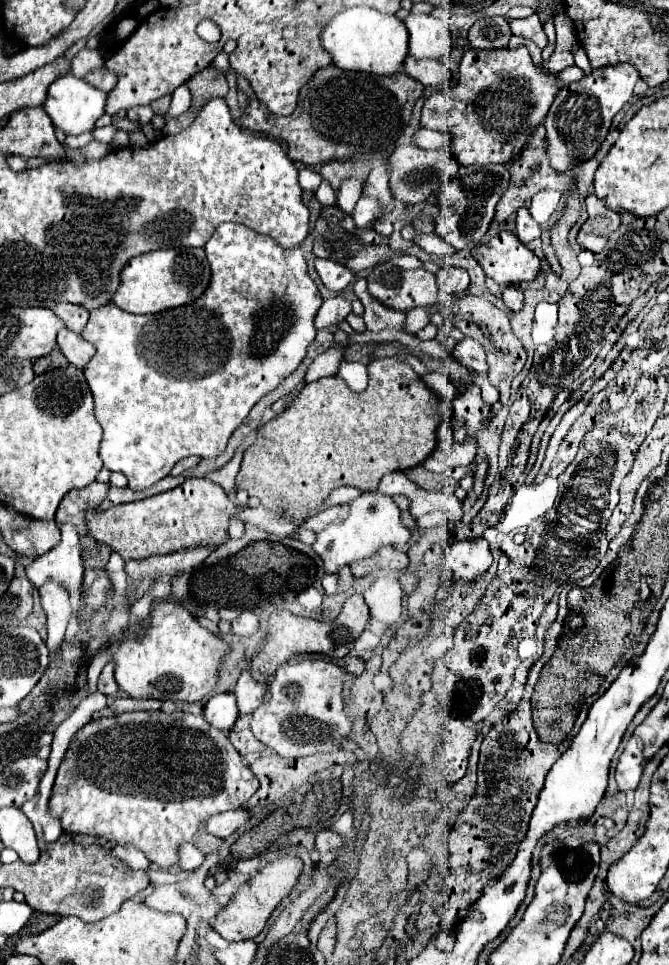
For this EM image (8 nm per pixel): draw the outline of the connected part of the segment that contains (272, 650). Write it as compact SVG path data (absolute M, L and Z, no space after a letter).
M353 594L345 604L343 610L339 614L337 620L333 622L317 622L317 620L309 620L309 618L299 618L293 616L291 612L273 612L269 618L269 628L267 628L267 636L265 636L265 644L263 648L257 652L257 656L251 660L249 670L253 670L253 680L257 682L265 682L267 676L273 676L277 666L287 662L291 656L295 654L327 654L333 658L343 658L355 644L355 640L359 638L359 634L365 630L365 624L369 620L369 608L363 600L361 594Z

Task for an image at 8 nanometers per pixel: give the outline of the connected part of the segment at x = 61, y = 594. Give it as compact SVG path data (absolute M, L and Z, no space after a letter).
M47 580L39 588L39 598L41 598L41 606L47 614L47 622L49 622L49 638L45 644L47 644L49 652L55 654L63 644L65 628L71 618L69 592L63 588L63 584L59 584L55 580Z

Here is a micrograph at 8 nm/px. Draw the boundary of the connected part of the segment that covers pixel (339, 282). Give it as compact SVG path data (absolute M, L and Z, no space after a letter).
M317 258L317 260L315 260L315 270L317 270L321 282L323 282L329 290L333 290L333 292L343 290L343 288L345 288L347 284L351 284L353 278L355 278L355 274L353 274L347 266L337 264L337 262L333 262L333 260L325 260L325 258Z

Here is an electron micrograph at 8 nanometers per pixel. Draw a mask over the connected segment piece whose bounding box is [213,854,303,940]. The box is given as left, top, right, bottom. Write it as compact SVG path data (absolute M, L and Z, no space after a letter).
M285 854L285 856L279 856L279 858L271 860L251 880L247 880L245 884L239 886L239 890L233 894L229 904L217 914L217 918L213 922L213 930L219 932L225 940L249 940L249 938L255 938L263 930L263 926L265 926L267 918L271 916L271 912L275 910L275 906L297 884L301 868L303 868L303 862L295 854Z

